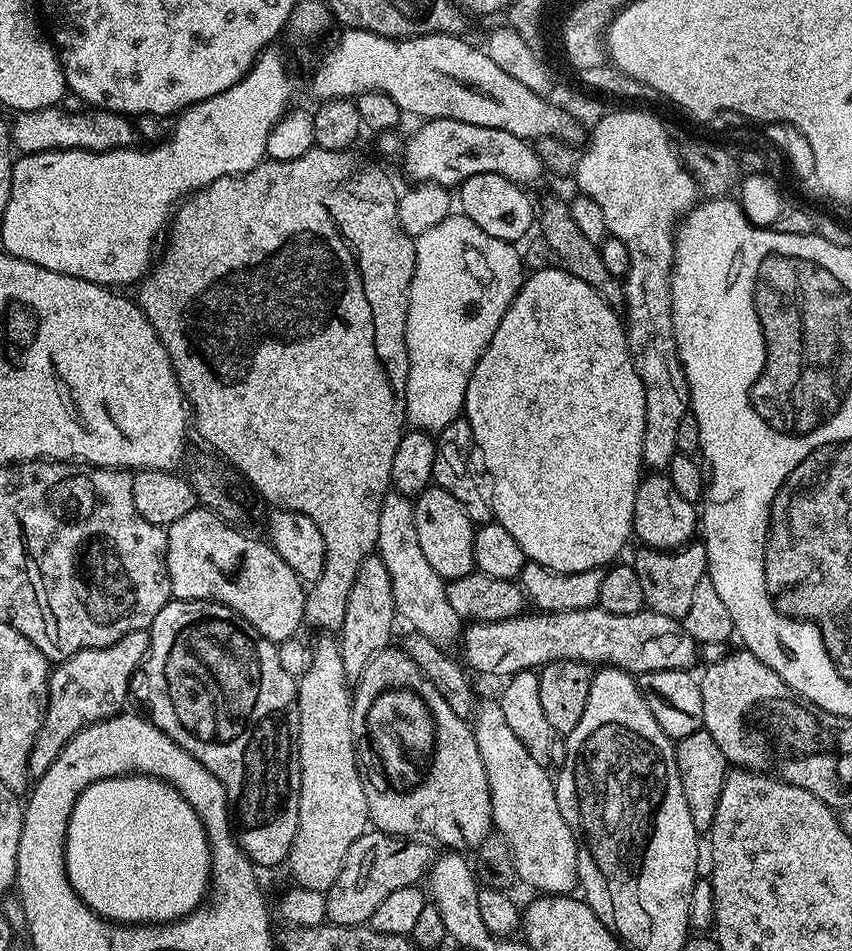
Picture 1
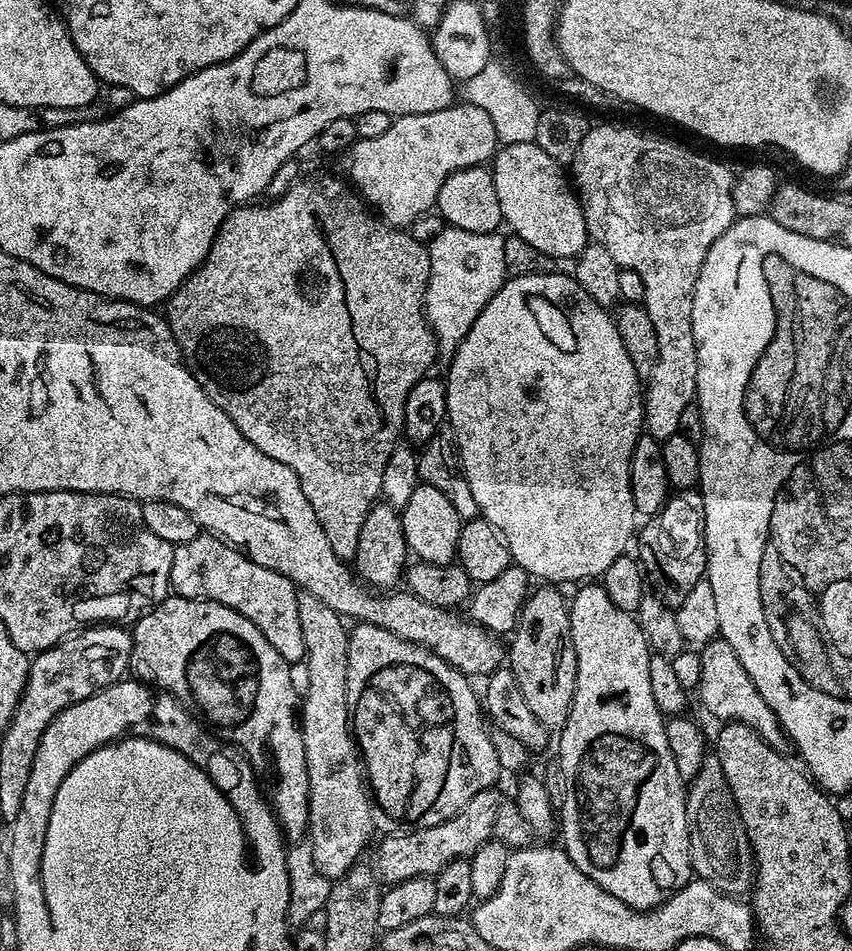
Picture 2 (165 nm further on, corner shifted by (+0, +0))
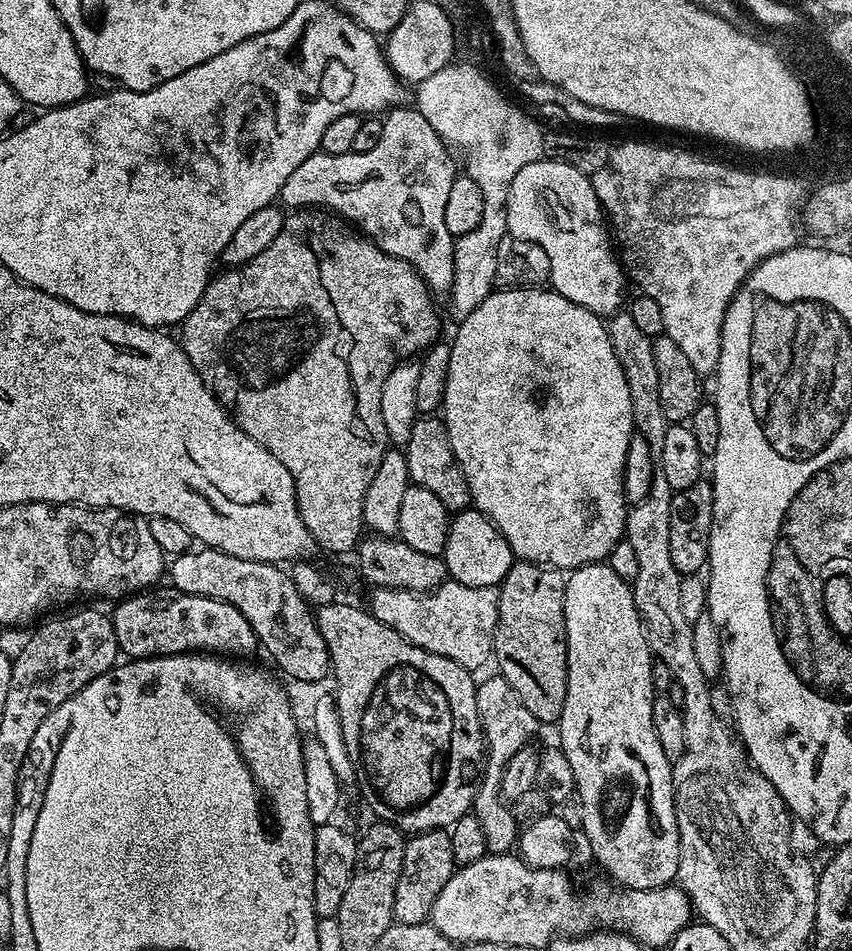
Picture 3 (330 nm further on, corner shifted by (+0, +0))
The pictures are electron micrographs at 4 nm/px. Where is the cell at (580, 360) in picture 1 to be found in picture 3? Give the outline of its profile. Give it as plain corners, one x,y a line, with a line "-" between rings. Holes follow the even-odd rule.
539,286
493,290
459,324
456,337
451,337
450,340
450,374
446,378
442,419
448,427
450,446
454,450
456,461
463,468
464,477
470,486
472,504
476,511
494,522
517,561
528,560
531,564
542,564
557,570
571,570
607,561
614,546
618,546
618,542
626,536
624,521
628,518
629,505
624,499
624,467
634,429
630,410
630,386
626,386
626,374
622,374
622,366
614,354
605,321
590,310
570,302
570,298
562,298
562,294
555,290

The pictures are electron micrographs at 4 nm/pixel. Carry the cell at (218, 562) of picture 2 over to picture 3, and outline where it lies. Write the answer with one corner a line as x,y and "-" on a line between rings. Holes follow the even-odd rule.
200,546
175,557
170,564
170,576
171,572
177,593
205,596
237,608
242,618
250,622
259,647
268,651
285,677
288,675
300,684
316,684
329,675
328,647
316,625
313,609
300,597
291,575
283,567
234,558
216,548

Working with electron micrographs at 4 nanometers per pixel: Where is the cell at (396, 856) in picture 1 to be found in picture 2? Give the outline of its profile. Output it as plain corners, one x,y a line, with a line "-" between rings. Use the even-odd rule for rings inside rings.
490,787
474,794
474,798
462,806
459,814
451,816
446,822
438,822
438,826
385,835
384,841
375,845
374,871
377,877
388,886
419,876
435,878
450,862
471,858
478,846
493,839
494,821
498,818
498,806
502,799
501,793
496,791
495,787

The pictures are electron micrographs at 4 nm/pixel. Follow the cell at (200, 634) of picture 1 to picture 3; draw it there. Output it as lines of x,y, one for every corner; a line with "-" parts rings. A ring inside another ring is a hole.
137,594
129,596
117,603
113,612
110,612
110,619
114,626
114,634
116,635
116,646
121,653
125,652
128,658
163,658
165,656
182,656
185,654
219,654
224,658
244,658
240,656
248,656
252,651
257,651
258,641
254,630
250,626
250,622
246,622
246,618
242,618
242,614
234,606
223,604
220,600
211,600
205,596
186,596
183,594
171,594
172,596
148,596
152,594

